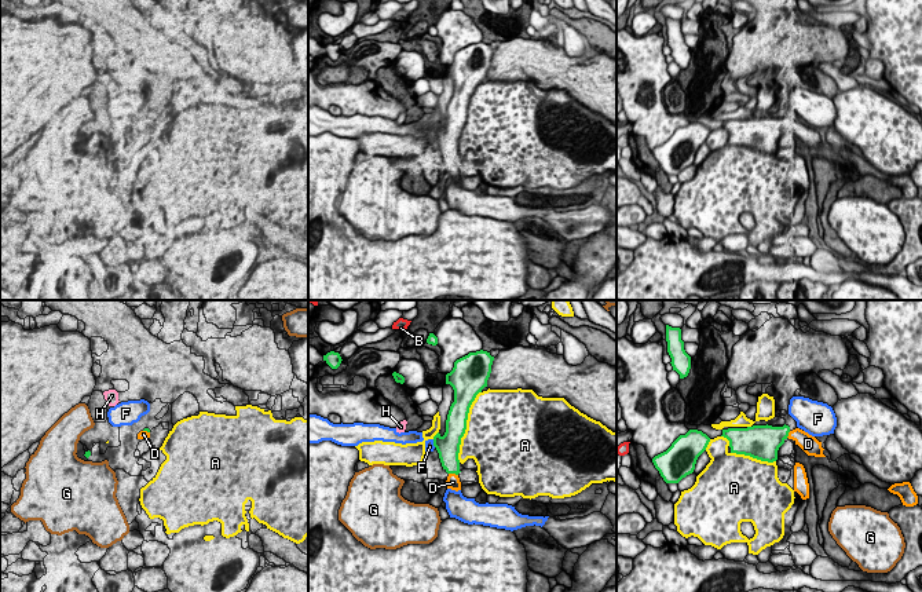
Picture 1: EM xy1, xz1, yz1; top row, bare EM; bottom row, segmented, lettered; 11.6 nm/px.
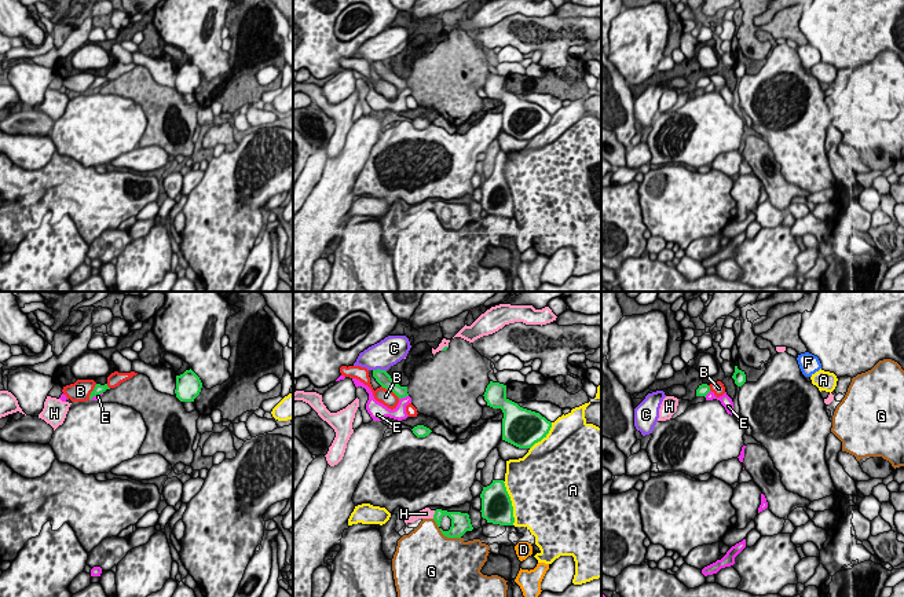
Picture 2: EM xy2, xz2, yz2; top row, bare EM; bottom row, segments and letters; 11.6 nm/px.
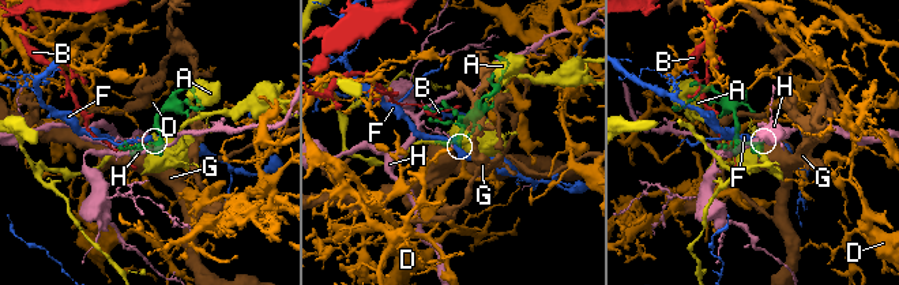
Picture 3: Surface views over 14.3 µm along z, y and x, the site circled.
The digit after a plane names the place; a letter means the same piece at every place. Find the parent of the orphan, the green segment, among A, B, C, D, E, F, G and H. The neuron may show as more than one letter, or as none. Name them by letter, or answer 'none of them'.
D

